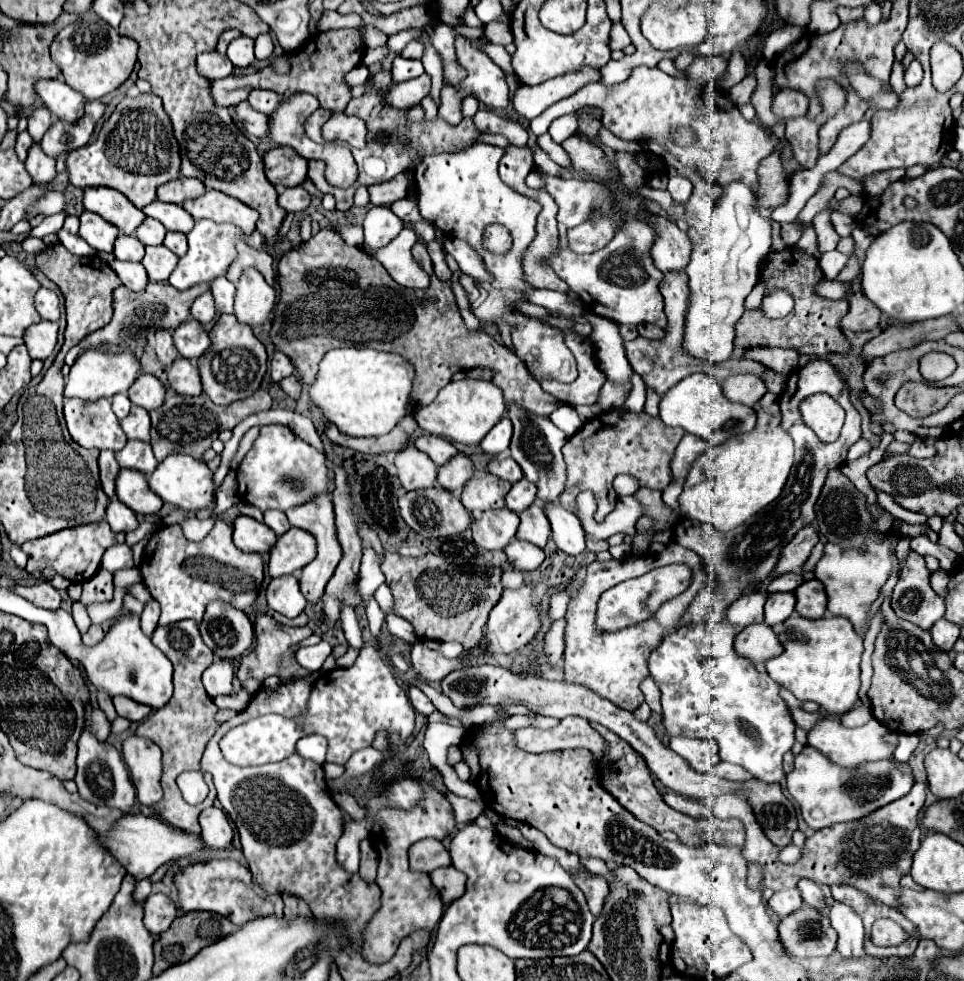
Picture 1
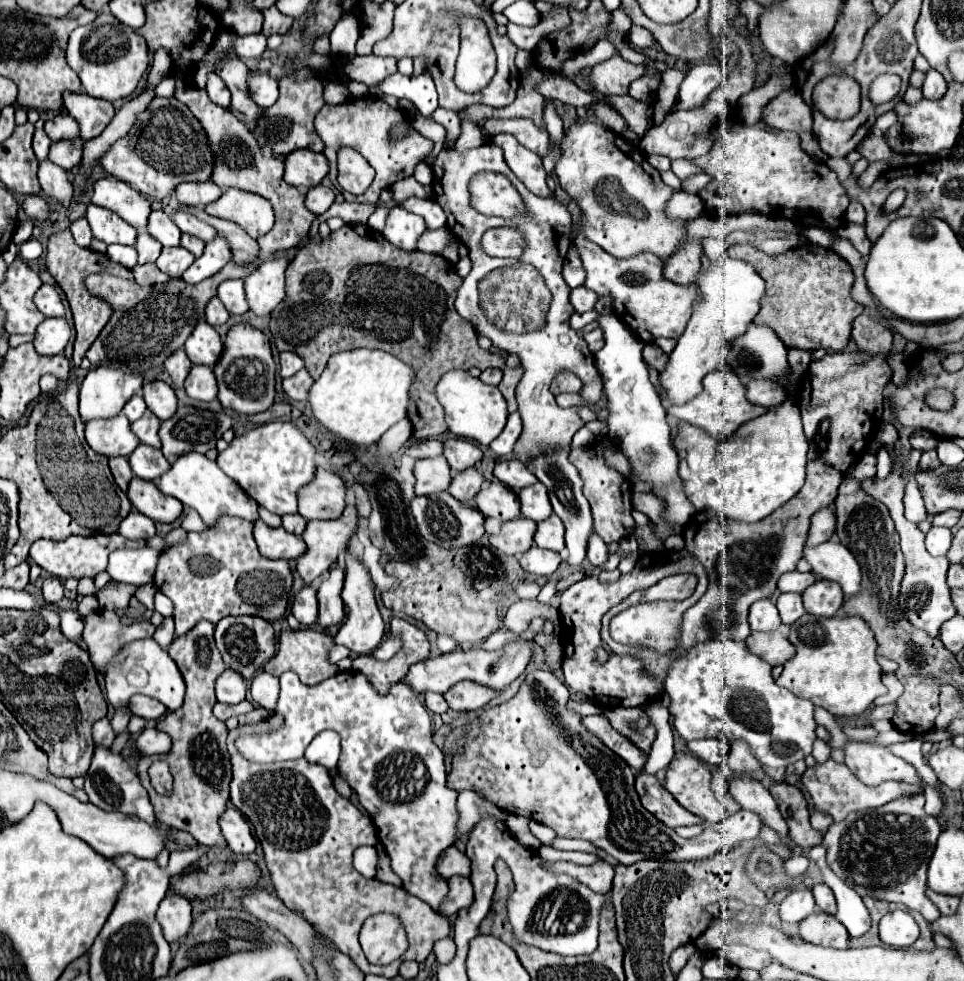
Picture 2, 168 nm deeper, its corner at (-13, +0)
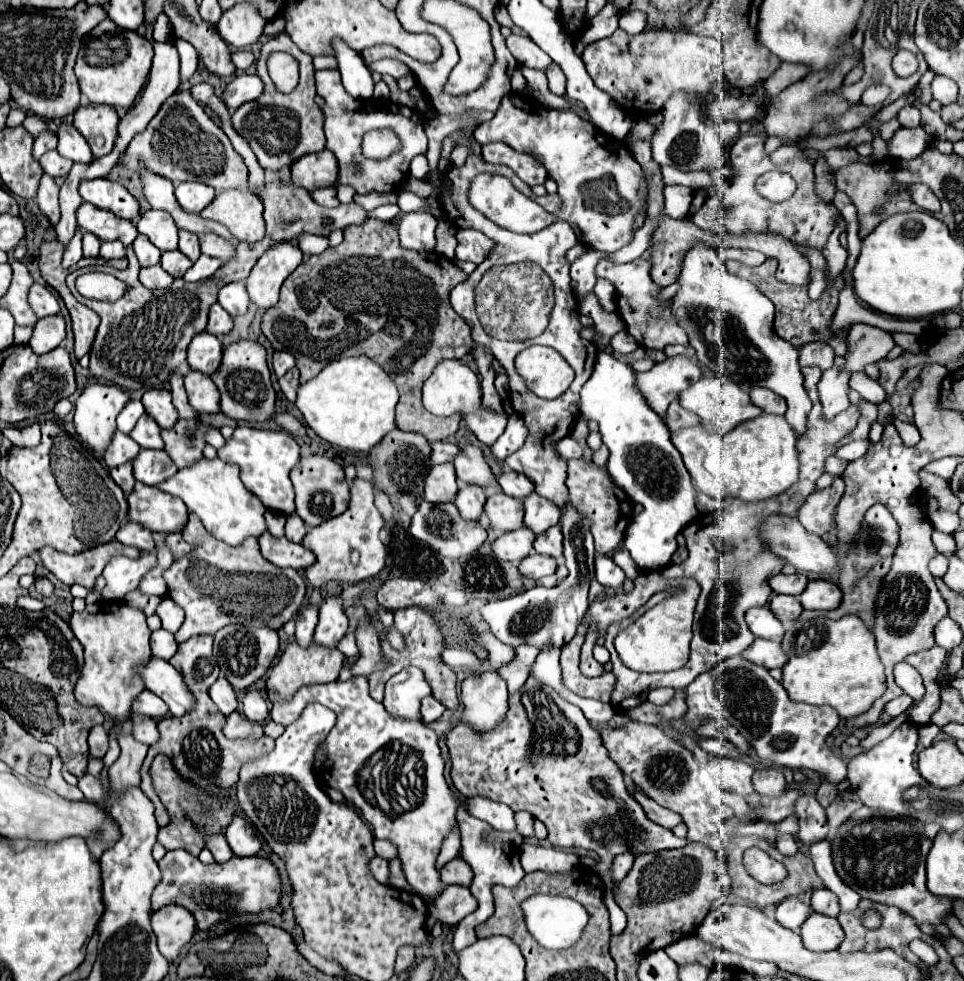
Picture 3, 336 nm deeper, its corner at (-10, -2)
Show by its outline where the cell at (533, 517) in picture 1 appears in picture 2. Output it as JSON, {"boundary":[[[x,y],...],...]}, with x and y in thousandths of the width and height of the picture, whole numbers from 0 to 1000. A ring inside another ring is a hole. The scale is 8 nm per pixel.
{"boundary":[[[575,523],[558,533],[554,551],[562,560],[573,560],[573,562],[583,562],[585,560],[585,537],[583,529],[579,529]]]}

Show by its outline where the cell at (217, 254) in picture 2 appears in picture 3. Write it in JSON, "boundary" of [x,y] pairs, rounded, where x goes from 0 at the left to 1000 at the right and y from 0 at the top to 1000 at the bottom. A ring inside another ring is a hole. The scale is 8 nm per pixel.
{"boundary":[[[209,260],[198,274],[194,274],[194,278],[190,280],[192,286],[211,286],[211,284],[217,284],[231,268],[223,262],[215,262],[215,260]]]}

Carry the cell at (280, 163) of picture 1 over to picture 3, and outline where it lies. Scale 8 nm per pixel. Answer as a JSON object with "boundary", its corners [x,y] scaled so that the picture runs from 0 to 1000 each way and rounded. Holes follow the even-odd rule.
{"boundary":[[[339,152],[331,156],[321,156],[318,160],[312,160],[310,164],[306,164],[306,168],[302,170],[304,187],[321,195],[348,189],[350,176],[352,176],[350,162]]]}

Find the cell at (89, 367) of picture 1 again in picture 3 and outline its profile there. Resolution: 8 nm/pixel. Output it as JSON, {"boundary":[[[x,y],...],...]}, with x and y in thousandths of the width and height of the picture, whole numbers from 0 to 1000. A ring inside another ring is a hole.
{"boundary":[[[103,390],[90,392],[88,399],[84,401],[84,405],[78,409],[76,431],[78,431],[80,448],[86,450],[92,458],[96,458],[101,462],[109,462],[109,458],[113,456],[113,452],[117,448],[117,441],[121,439],[119,427],[132,409],[134,409],[134,401],[119,392],[103,392]]]}

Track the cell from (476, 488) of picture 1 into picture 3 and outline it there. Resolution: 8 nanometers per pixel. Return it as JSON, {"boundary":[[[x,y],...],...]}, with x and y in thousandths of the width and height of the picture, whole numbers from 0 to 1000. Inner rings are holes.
{"boundary":[[[516,503],[505,509],[503,525],[507,527],[509,535],[522,543],[543,537],[543,513],[526,507],[524,503]]]}

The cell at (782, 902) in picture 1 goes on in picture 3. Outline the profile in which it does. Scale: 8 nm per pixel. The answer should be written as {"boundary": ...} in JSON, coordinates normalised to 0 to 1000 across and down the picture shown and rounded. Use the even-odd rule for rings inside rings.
{"boundary":[[[818,914],[806,923],[806,939],[821,949],[829,949],[837,933],[839,933],[839,925],[831,920],[827,914]]]}

